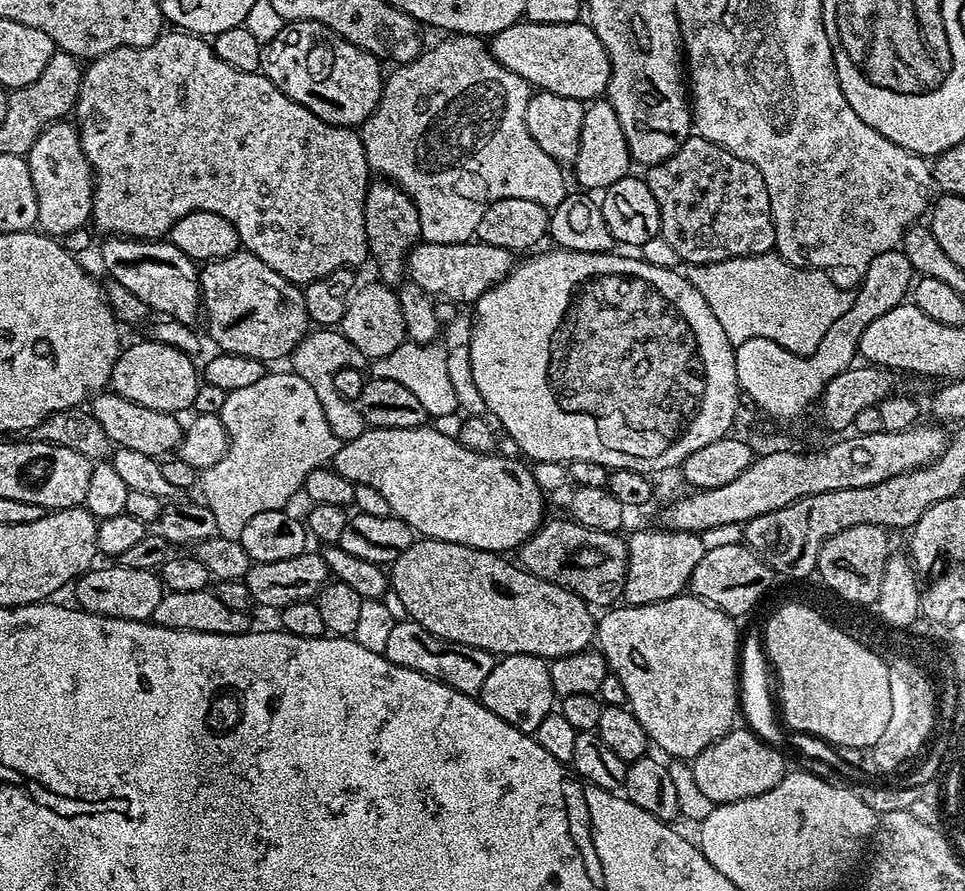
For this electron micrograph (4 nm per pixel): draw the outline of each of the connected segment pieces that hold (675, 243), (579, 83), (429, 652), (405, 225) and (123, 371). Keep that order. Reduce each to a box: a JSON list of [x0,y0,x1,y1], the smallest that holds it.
[[646,134,776,264],[490,20,612,102],[383,618,497,696],[366,178,421,286],[111,338,202,414]]

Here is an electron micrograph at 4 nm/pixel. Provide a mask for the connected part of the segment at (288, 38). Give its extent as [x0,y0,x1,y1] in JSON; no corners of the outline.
[260,20,385,129]

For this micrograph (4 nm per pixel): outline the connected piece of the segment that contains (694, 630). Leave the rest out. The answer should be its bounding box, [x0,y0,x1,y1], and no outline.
[596,594,738,762]

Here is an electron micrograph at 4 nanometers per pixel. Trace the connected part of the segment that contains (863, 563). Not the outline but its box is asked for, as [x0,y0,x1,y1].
[816,524,890,605]

